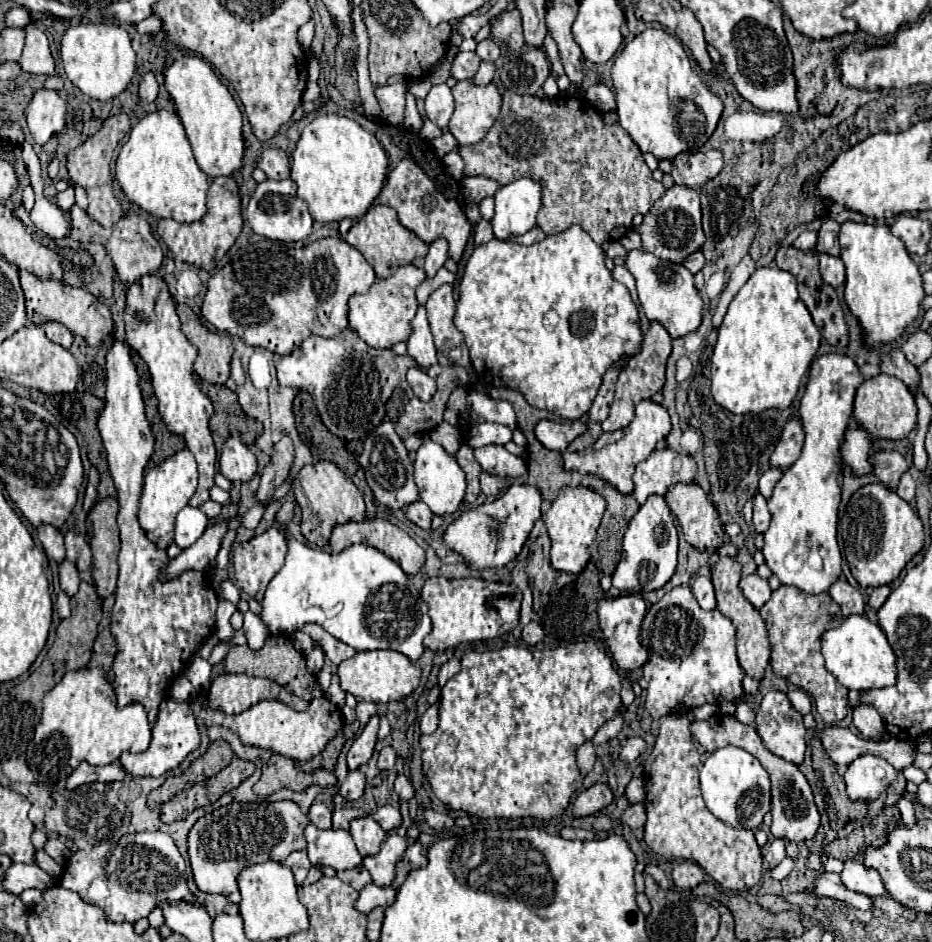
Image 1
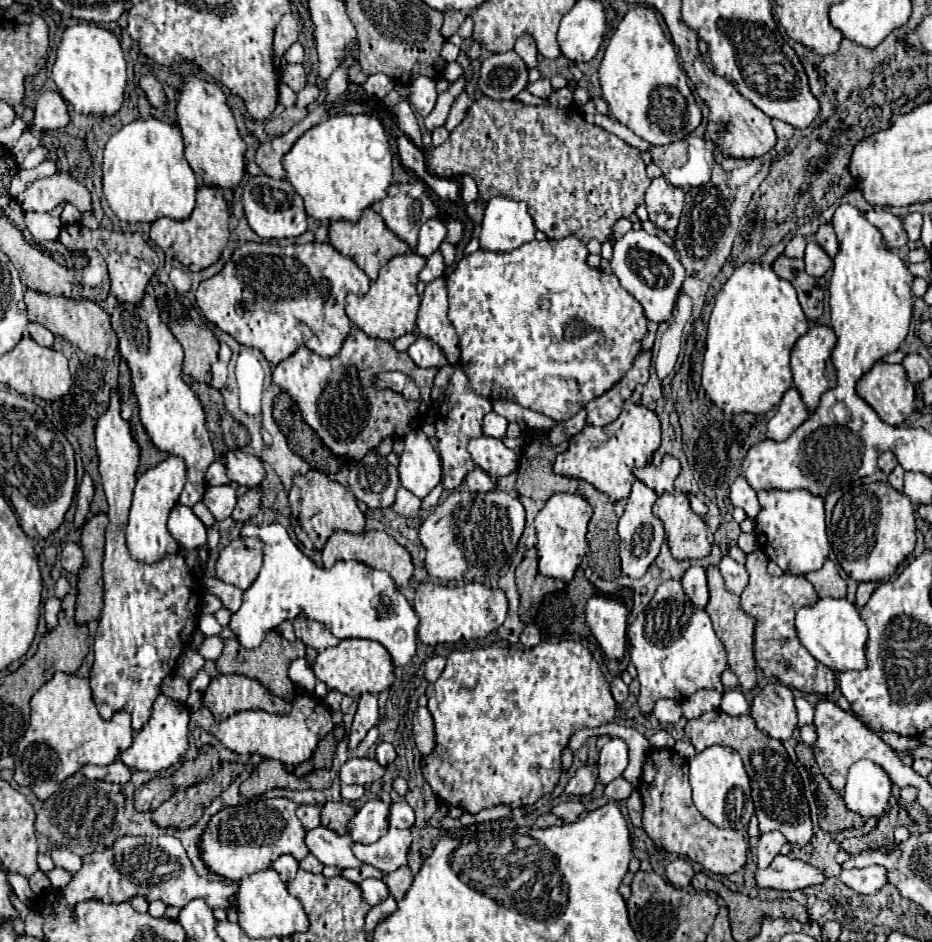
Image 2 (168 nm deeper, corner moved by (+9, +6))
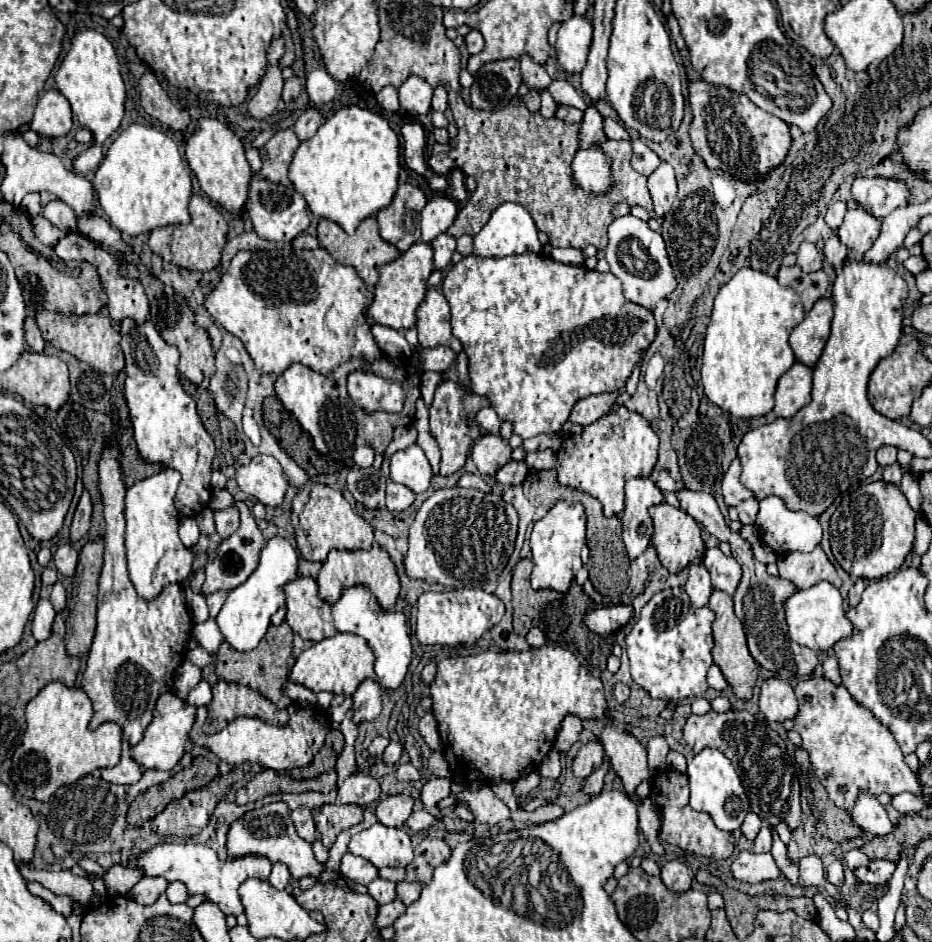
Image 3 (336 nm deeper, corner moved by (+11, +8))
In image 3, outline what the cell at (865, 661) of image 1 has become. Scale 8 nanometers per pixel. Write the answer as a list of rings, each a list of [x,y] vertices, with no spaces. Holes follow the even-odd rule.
[[[818,582],[816,586],[808,588],[808,590],[798,590],[792,598],[786,600],[784,610],[786,610],[790,638],[794,642],[798,642],[800,646],[812,648],[816,652],[826,652],[836,642],[852,638],[852,634],[854,634],[854,626],[846,618],[844,600],[842,600],[838,588],[832,586],[830,582]]]

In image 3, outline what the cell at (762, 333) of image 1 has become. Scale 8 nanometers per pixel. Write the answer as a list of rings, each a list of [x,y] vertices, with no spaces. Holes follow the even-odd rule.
[[[752,268],[738,270],[734,278],[728,284],[724,284],[714,298],[714,308],[704,340],[702,364],[702,386],[706,398],[738,418],[758,418],[772,412],[776,382],[796,362],[794,352],[788,346],[788,336],[802,320],[804,308],[796,290],[782,286],[774,276],[766,272]]]

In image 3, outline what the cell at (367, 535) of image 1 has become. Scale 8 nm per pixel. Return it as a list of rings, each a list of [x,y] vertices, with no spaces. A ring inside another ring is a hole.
[[[374,544],[370,550],[330,550],[328,558],[324,560],[320,572],[318,572],[318,588],[320,588],[320,598],[334,604],[338,598],[340,598],[340,592],[346,588],[346,586],[352,586],[352,584],[366,584],[370,586],[372,594],[376,596],[376,600],[380,602],[380,606],[384,610],[390,610],[400,594],[400,576],[396,572],[396,564],[392,562],[390,554],[386,552],[386,548]]]

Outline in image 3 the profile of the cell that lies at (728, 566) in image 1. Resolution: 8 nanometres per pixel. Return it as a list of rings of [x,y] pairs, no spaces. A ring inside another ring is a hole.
[[[712,590],[712,596],[710,596],[710,602],[708,602],[708,608],[714,610],[716,614],[716,620],[712,624],[712,630],[714,630],[714,648],[712,648],[712,656],[714,656],[714,662],[720,666],[724,678],[728,680],[728,684],[732,686],[734,694],[742,700],[750,700],[752,698],[752,690],[754,690],[754,684],[758,680],[758,664],[754,662],[754,658],[750,656],[748,652],[748,646],[746,646],[746,634],[744,634],[744,626],[742,622],[736,618],[734,614],[734,602],[728,594],[724,594],[722,590]]]

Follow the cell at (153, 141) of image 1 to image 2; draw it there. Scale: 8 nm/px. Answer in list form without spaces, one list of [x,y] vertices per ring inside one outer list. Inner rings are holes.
[[[156,118],[136,120],[118,130],[104,148],[102,190],[110,210],[124,222],[154,222],[162,216],[188,220],[194,210],[196,176],[184,158],[180,128]]]

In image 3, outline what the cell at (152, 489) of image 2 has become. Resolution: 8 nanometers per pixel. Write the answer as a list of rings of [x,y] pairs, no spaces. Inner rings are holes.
[[[172,468],[144,478],[126,492],[126,556],[128,572],[136,586],[136,592],[154,600],[166,584],[184,582],[192,570],[194,554],[178,538],[178,512],[174,508],[174,496],[180,484],[180,474]]]

